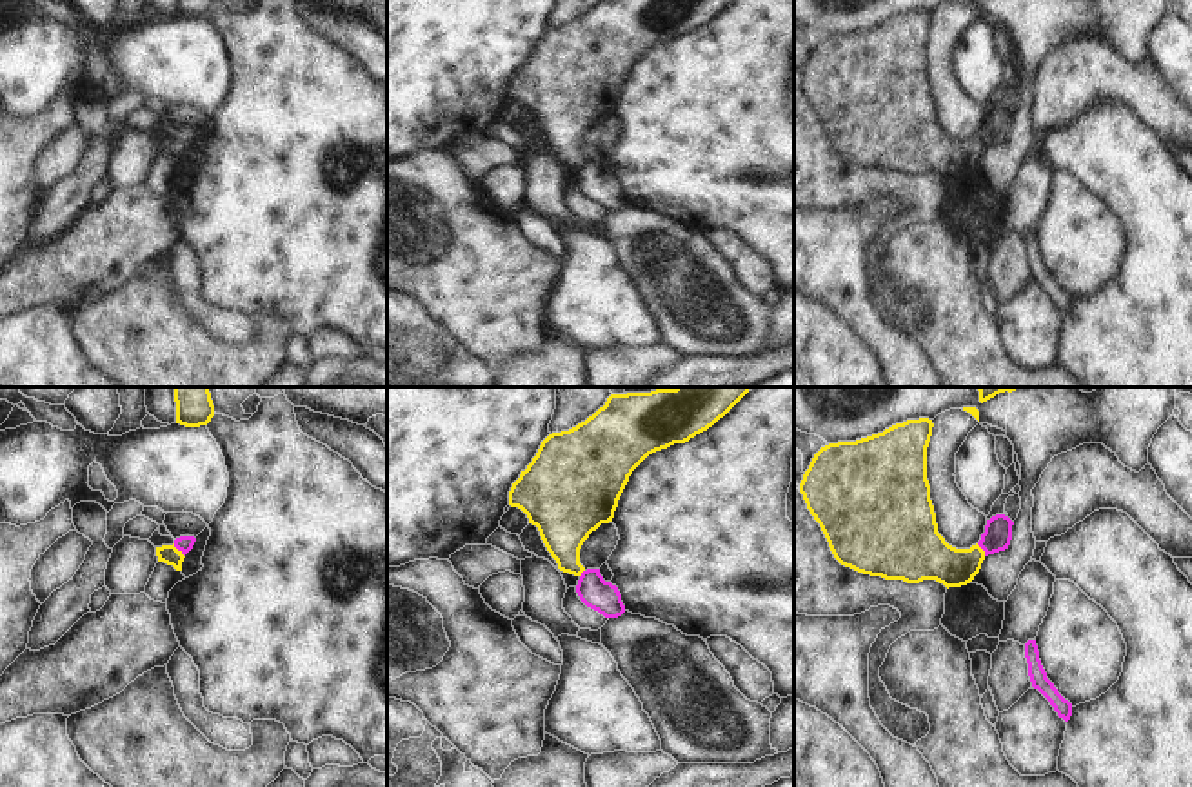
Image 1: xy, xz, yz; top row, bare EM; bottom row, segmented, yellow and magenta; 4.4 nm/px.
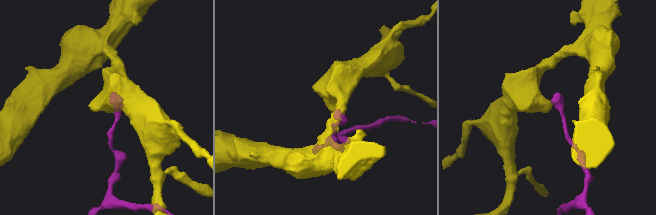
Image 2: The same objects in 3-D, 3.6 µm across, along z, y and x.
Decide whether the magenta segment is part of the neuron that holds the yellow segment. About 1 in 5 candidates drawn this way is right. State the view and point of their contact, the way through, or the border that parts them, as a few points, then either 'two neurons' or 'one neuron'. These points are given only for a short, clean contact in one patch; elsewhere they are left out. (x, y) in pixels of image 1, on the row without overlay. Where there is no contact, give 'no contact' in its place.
meets yellow in xy at (178, 144); border along xy (173, 137), (184, 149); two neurons

